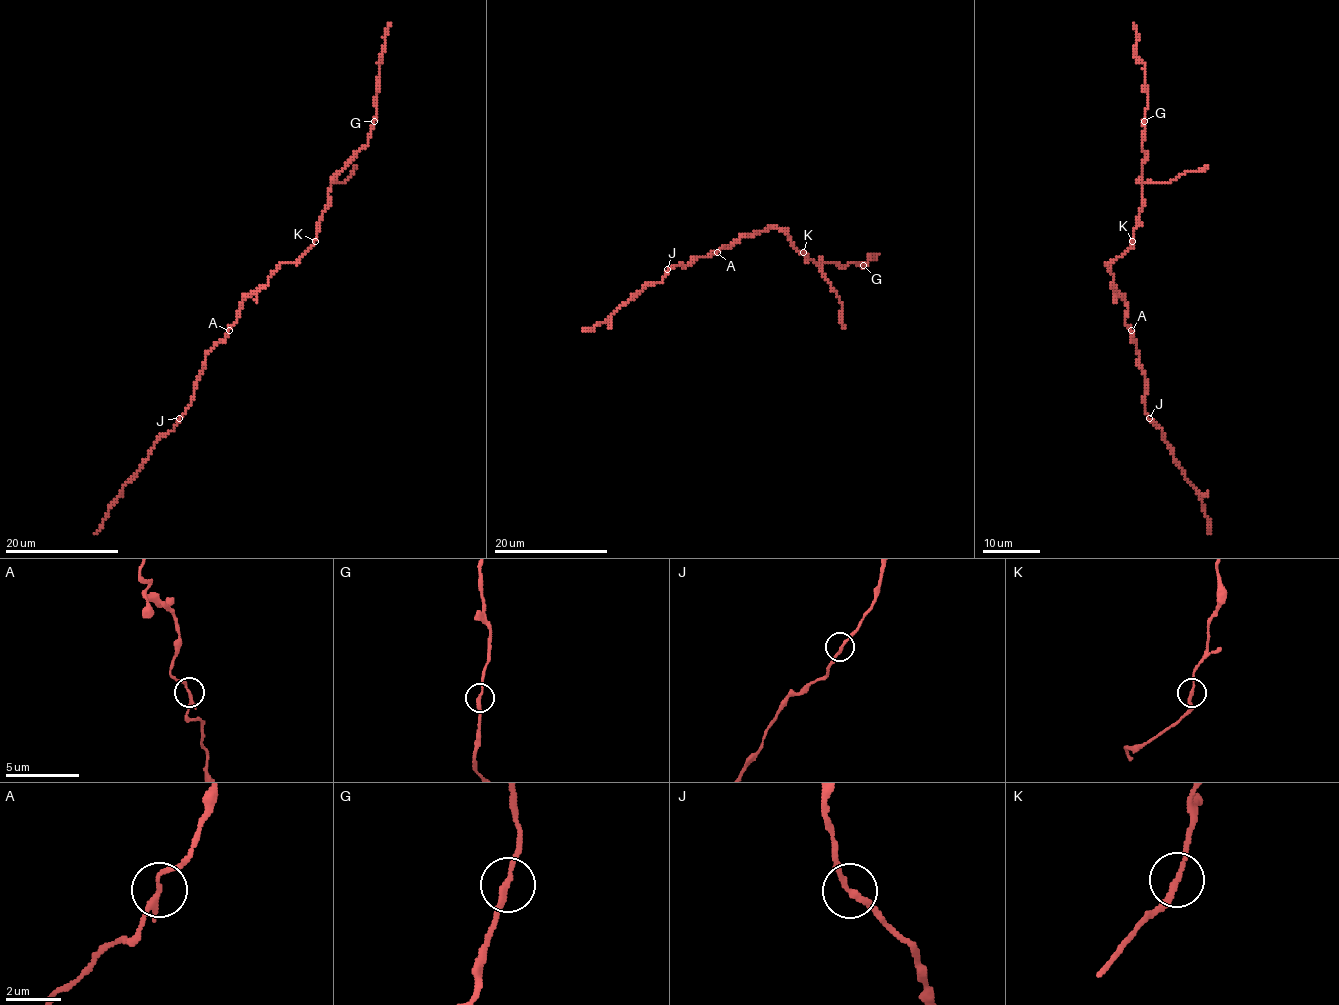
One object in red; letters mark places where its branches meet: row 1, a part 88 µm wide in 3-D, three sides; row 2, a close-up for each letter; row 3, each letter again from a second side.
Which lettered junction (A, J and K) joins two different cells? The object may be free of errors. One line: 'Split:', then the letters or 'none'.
Split: none

